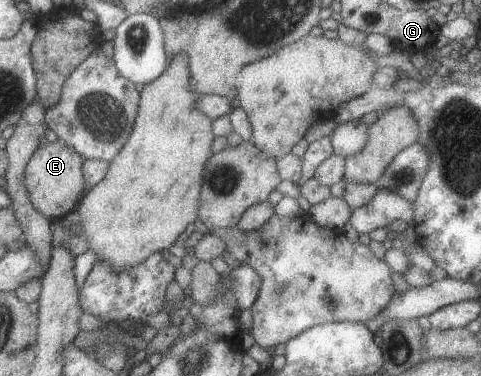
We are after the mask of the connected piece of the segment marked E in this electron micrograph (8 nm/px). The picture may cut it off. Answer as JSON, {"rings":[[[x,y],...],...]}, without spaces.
{"rings":[[[59,141],[37,147],[25,165],[23,184],[33,208],[50,220],[60,219],[75,211],[86,188],[82,174],[83,159],[74,148]]]}

